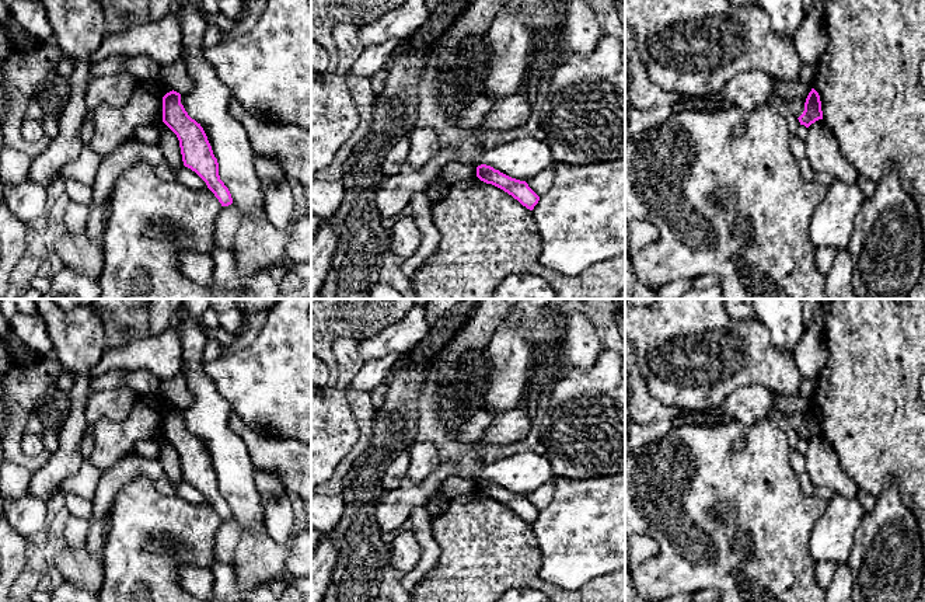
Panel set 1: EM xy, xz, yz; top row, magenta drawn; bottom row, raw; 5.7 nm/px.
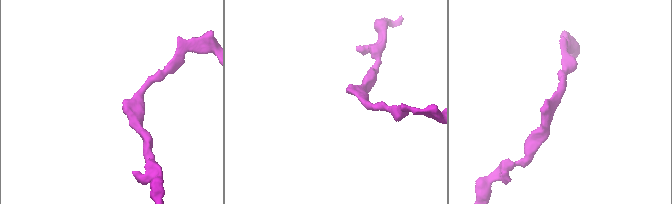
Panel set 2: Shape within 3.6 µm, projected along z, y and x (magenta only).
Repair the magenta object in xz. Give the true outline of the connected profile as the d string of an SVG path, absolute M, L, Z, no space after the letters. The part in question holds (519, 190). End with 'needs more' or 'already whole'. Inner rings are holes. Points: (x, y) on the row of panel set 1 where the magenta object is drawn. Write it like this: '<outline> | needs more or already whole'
M478 166L477 177L486 184L492 184L503 189L530 210L533 210L540 201L540 196L528 187L526 181L512 178L491 166Z | already whole

